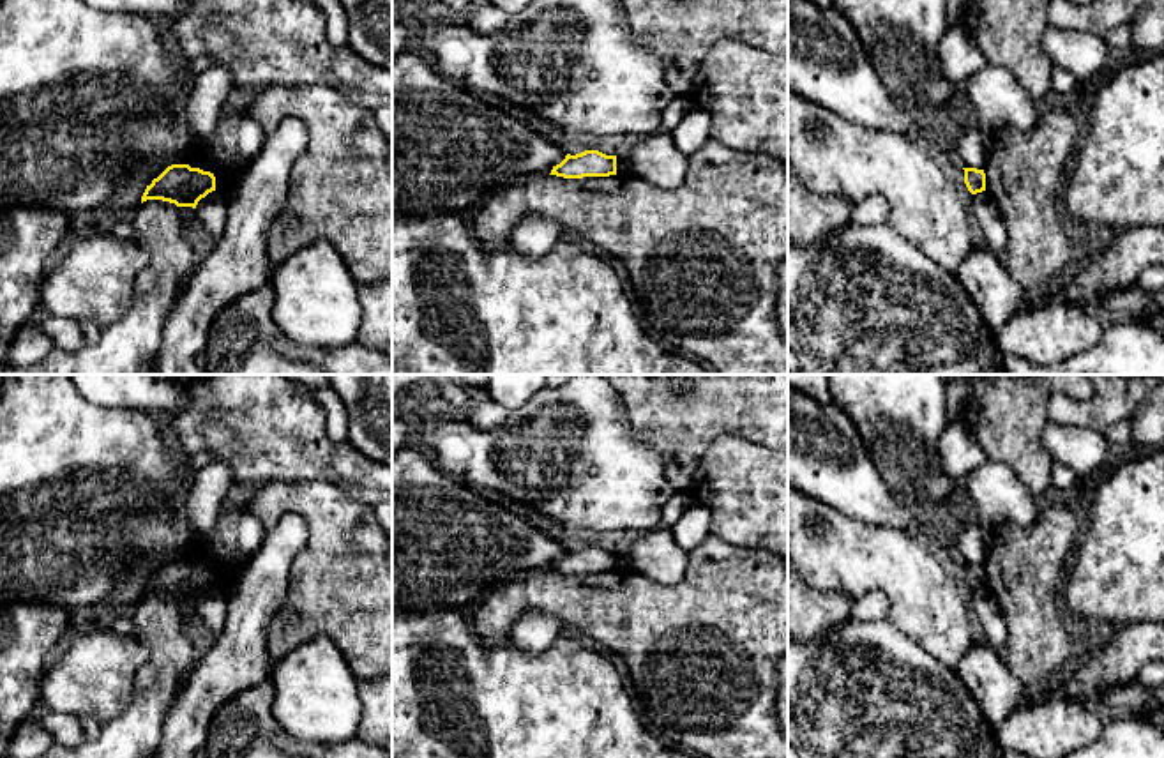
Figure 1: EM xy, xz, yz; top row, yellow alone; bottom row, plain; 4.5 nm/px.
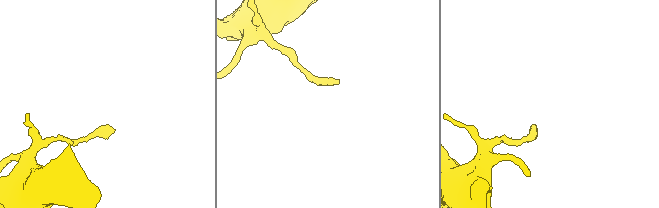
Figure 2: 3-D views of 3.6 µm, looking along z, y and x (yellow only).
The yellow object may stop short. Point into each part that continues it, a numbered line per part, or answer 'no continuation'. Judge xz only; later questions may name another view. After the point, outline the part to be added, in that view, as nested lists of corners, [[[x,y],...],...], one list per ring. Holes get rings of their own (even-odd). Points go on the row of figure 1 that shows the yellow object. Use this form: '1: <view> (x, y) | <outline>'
no continuation

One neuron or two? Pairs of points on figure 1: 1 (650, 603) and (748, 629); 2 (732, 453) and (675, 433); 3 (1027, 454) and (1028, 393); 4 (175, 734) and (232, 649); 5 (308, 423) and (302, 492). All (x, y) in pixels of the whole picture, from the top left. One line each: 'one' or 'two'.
1: one
2: two
3: one
4: one
5: two

